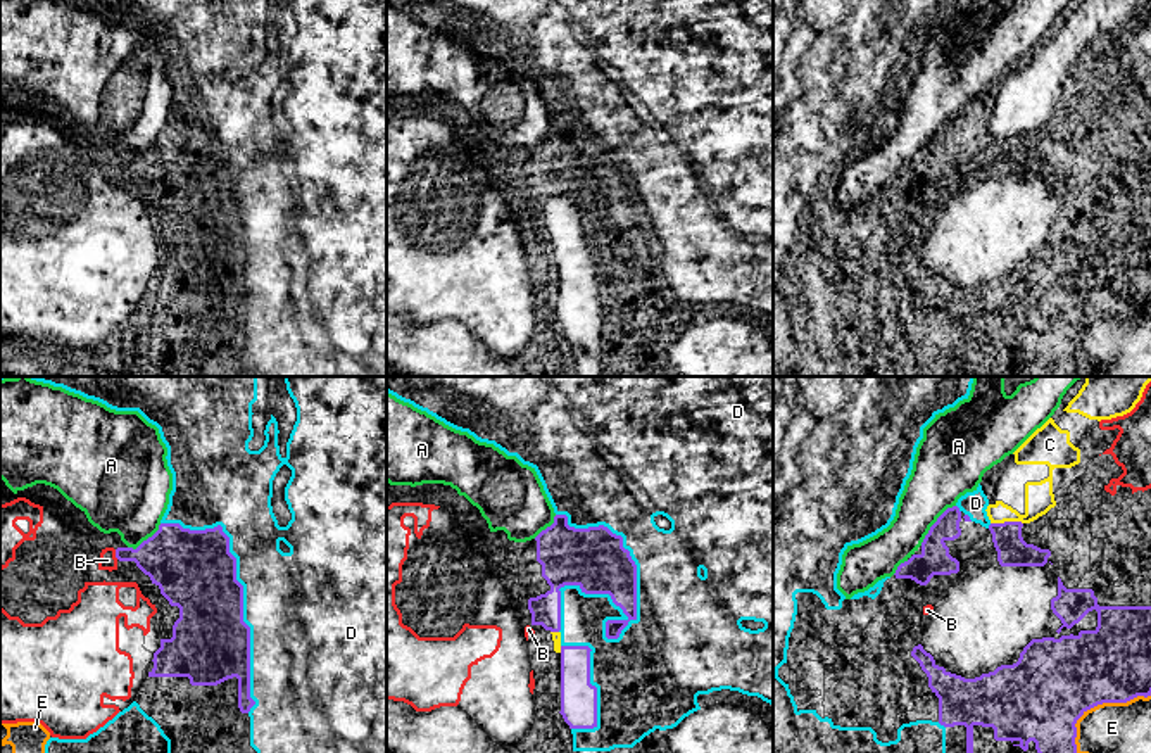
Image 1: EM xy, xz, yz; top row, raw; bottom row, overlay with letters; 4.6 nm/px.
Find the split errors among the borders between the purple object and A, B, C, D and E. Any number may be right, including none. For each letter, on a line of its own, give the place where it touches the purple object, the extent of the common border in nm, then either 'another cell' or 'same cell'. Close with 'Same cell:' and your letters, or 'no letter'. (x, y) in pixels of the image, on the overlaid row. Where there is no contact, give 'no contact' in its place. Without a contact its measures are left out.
A: contact yz (934, 524); length 260 nm; another cell
B: contact xy (116, 555); length 50 nm; another cell
C: contact yz (1006, 522); length 150 nm; same cell
D: contact xz (628, 555); length 650 nm; another cell
E: contact yz (1098, 703); length 440 nm; another cell
Same cell: C

